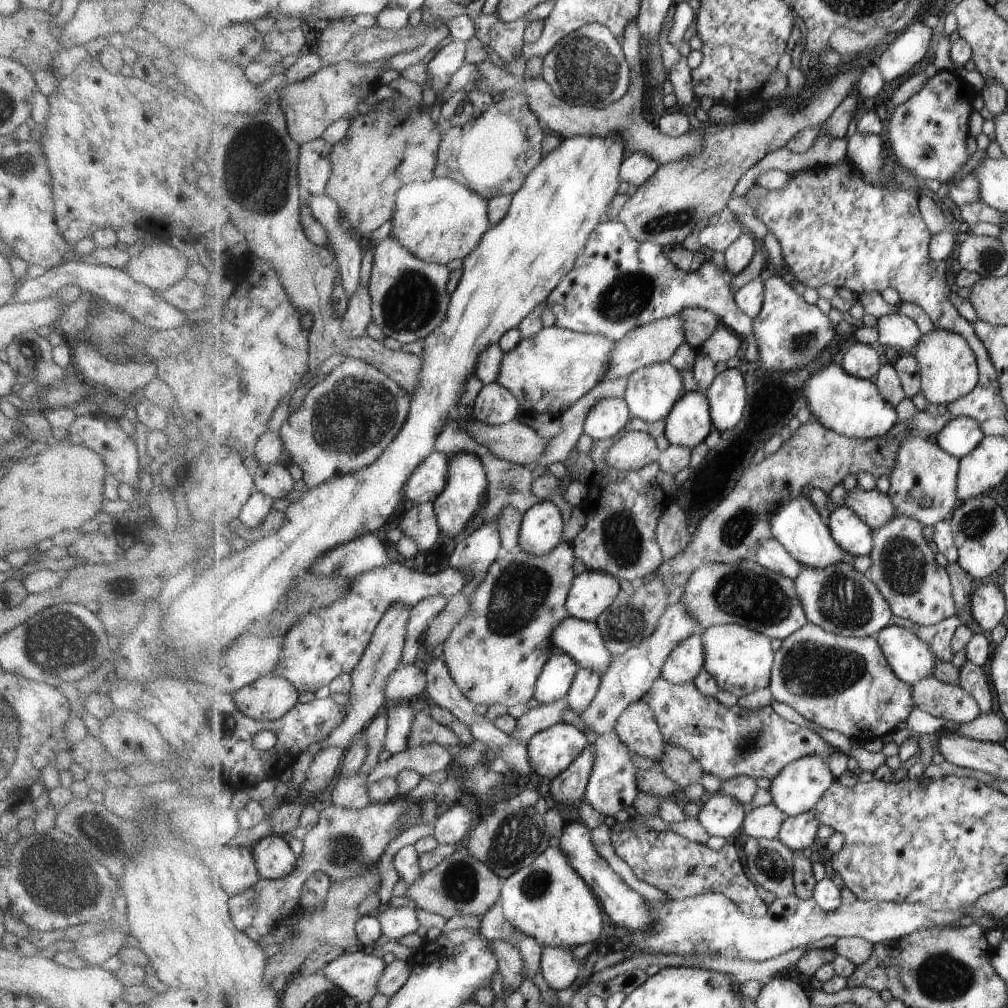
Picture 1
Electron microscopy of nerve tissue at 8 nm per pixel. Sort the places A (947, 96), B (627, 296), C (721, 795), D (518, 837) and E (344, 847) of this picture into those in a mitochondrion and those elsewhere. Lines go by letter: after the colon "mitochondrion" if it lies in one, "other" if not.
A: other
B: mitochondrion
C: other
D: mitochondrion
E: mitochondrion

